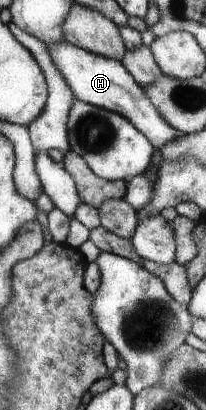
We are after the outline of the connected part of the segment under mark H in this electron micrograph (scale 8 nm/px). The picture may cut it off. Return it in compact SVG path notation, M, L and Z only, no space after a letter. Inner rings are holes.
M67 41L47 43L46 47L54 65L62 73L64 81L68 83L77 100L123 114L135 124L136 129L139 129L144 137L148 138L148 141L152 142L153 146L156 146L156 149L162 149L164 145L170 144L171 141L178 141L183 136L156 109L147 91L135 80L135 77L132 77L123 62L90 53Z

